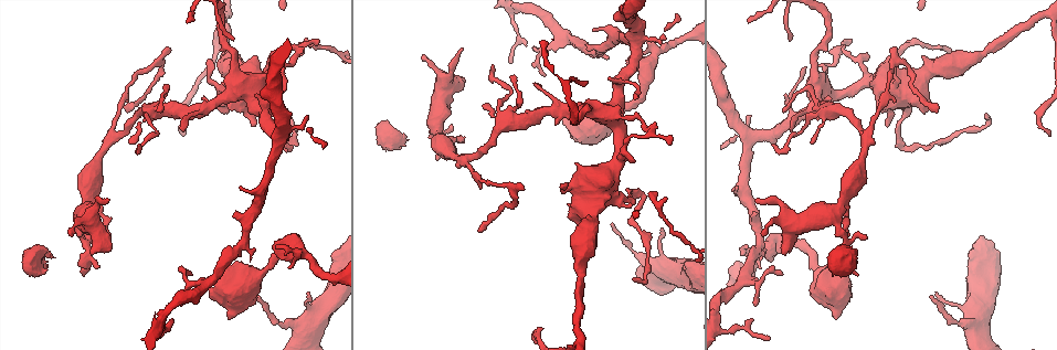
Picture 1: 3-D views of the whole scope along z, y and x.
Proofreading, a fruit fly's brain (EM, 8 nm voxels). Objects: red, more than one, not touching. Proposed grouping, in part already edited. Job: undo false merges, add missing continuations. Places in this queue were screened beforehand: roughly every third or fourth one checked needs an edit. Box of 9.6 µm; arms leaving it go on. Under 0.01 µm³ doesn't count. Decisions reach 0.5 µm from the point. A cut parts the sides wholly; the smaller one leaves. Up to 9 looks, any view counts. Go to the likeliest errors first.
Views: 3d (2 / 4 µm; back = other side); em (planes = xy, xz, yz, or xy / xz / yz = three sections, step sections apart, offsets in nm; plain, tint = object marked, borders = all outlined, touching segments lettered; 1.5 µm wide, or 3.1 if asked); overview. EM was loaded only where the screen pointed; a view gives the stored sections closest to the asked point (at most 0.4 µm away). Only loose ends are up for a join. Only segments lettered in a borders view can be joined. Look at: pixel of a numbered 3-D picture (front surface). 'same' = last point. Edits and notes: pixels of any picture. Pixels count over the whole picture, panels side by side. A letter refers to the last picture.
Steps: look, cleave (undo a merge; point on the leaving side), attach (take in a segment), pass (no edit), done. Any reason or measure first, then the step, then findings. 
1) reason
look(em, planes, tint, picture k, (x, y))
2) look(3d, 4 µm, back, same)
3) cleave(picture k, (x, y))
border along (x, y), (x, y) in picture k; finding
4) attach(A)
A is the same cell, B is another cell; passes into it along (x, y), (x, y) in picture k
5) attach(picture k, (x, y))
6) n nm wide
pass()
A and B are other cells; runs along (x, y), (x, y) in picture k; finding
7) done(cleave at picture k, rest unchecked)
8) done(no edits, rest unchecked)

branch stops here
look(em, xy, step 4, borders, picture 1, (736, 189))

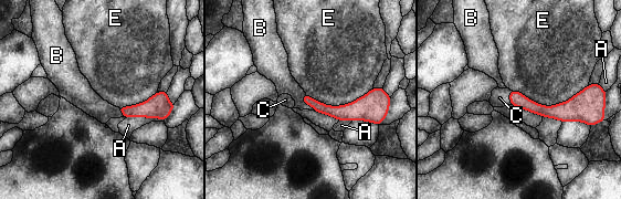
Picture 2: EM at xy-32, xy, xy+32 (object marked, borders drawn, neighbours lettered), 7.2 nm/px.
attach(C)
C is the same cell, A, B and E are other cells; passes into it along (518, 100), (509, 97), (500, 97) in picture 2; the neuron continues

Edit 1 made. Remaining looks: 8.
stops while still wide
look(em, planes, tint, picture 1, (94, 250))

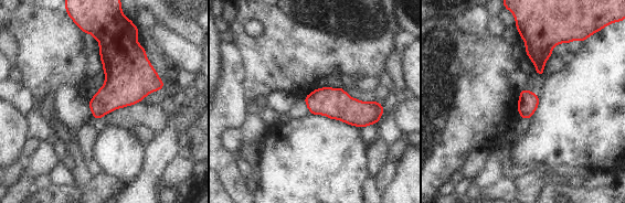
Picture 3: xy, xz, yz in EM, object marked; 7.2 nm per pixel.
see the neighbours
look(em, planes, borders, same)

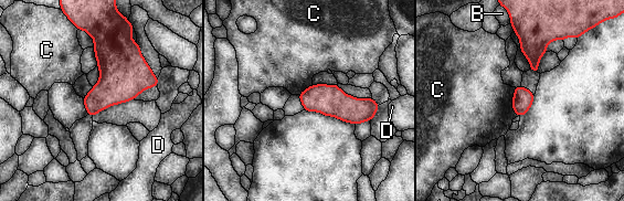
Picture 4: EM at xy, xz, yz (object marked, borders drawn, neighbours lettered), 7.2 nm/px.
pass()
B, C and D are other cells; border along (514, 87), (513, 109), (518, 115) in picture 4; none of them fits

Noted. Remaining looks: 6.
an open end
look(em, yz, step 8, borders, picture 1, (604, 54))

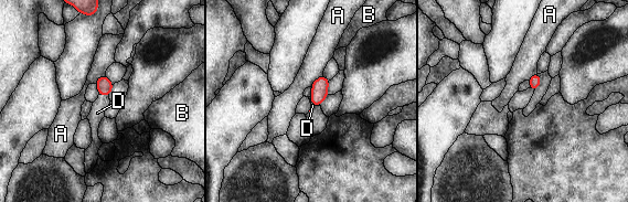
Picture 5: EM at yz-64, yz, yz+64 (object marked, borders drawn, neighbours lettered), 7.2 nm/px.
another direction
look(em, planes, borders, same)

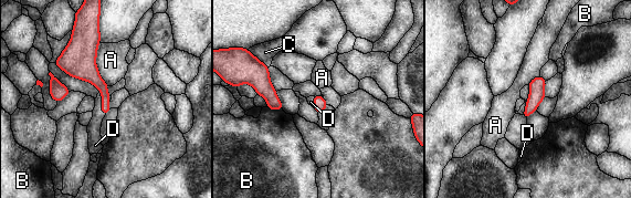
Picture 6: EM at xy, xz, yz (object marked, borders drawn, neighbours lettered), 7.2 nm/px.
A touches over 320 nm
attach(D)
D is the same cell, A, B and C are other cells; the neuron continues

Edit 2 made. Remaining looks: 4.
done(attach at picture 2, attach at picture 6, rest unchecked)

